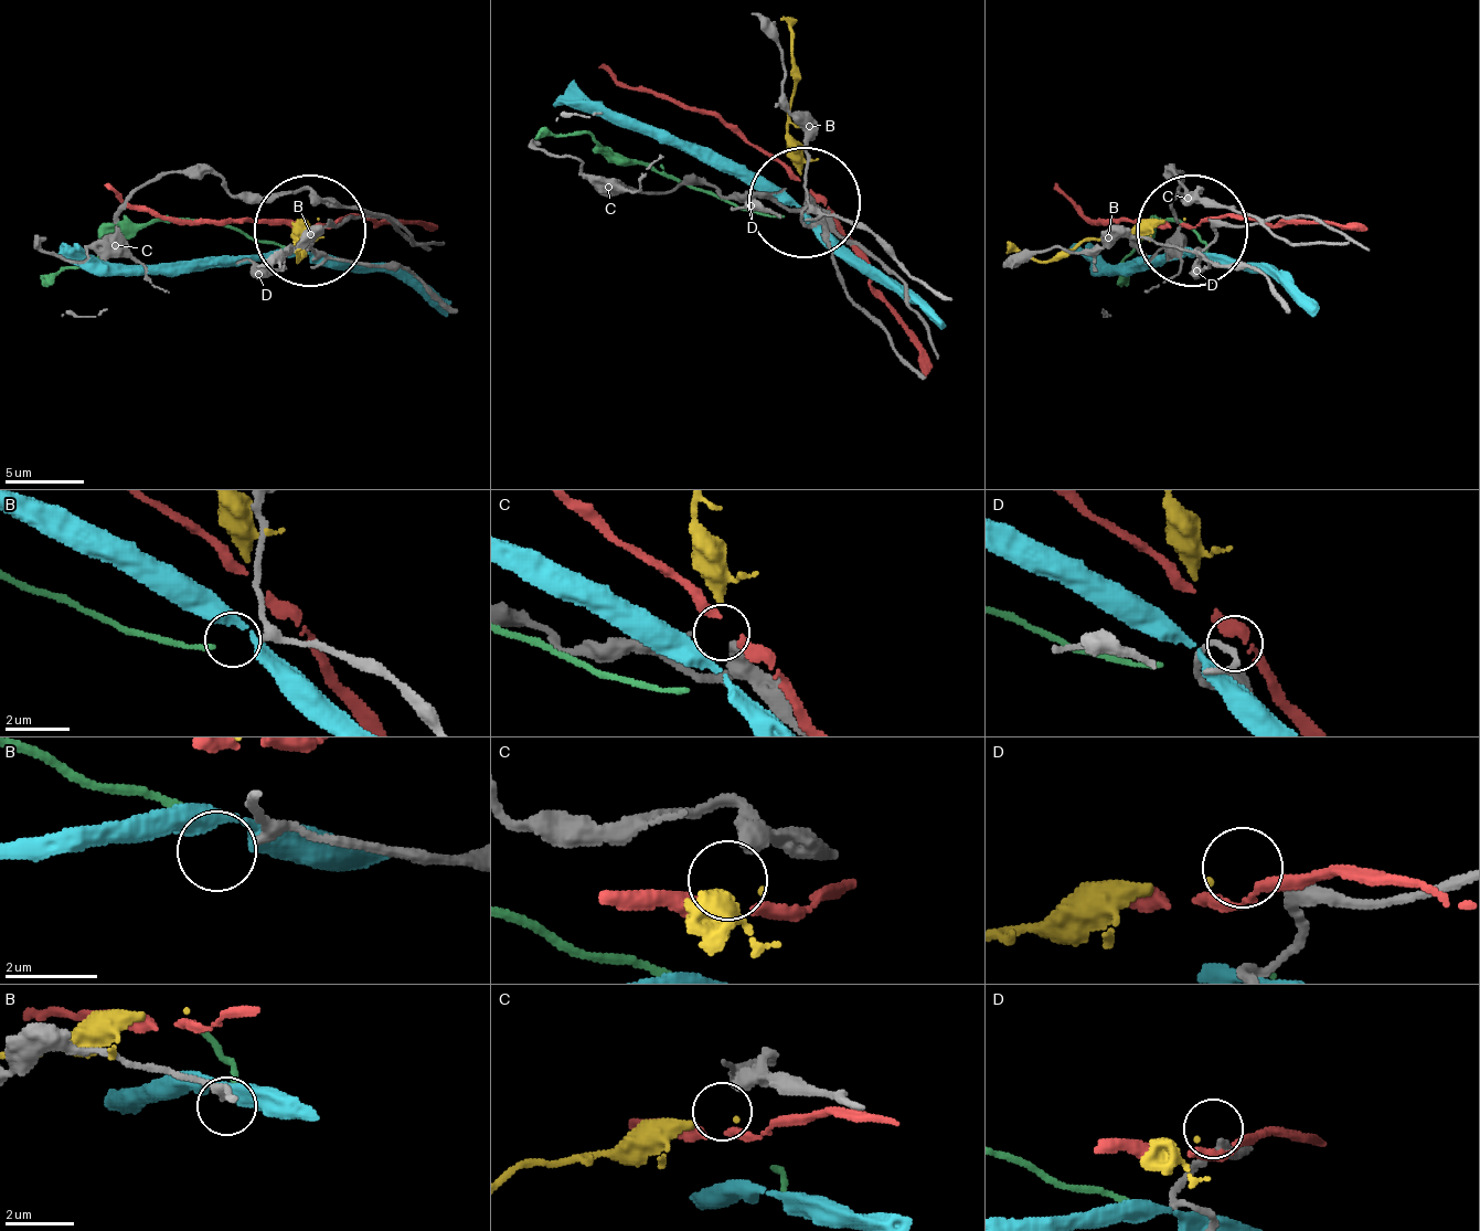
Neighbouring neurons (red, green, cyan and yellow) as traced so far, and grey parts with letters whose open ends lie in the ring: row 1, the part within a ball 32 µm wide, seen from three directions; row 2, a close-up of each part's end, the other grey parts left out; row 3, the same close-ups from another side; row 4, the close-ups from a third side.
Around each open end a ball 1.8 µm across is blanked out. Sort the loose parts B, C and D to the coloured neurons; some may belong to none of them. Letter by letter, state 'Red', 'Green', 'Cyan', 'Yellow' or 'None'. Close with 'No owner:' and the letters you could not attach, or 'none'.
B: Green
C: None
D: Yellow
No owner: C

